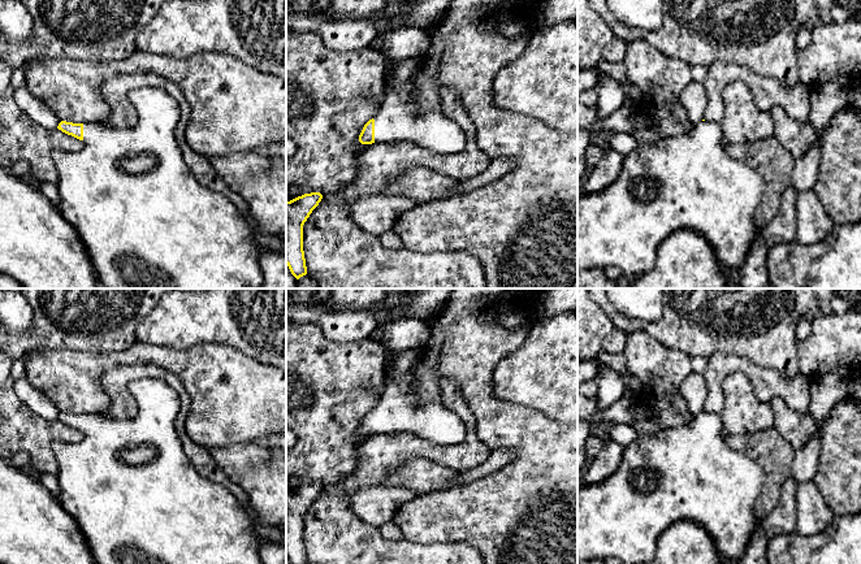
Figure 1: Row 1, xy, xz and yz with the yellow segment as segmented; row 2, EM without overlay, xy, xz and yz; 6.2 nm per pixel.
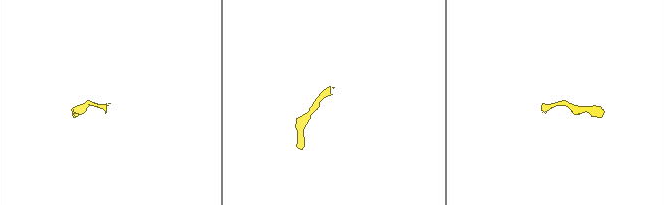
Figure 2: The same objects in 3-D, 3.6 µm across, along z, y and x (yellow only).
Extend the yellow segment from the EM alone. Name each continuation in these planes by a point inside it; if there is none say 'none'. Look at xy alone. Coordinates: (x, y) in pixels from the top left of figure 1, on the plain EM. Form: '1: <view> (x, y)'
1: xy (129, 486)

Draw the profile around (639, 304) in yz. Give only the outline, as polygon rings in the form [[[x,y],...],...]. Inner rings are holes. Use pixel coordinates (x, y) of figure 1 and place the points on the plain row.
[[[607,288],[616,311],[627,318],[654,322],[661,320],[665,288]]]

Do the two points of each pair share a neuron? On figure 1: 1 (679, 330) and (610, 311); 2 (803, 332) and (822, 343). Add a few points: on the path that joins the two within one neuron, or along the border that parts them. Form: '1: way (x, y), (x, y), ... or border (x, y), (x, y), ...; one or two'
1: way (662, 330), (627, 325); one
2: border (810, 321), (810, 330), (797, 339); two

